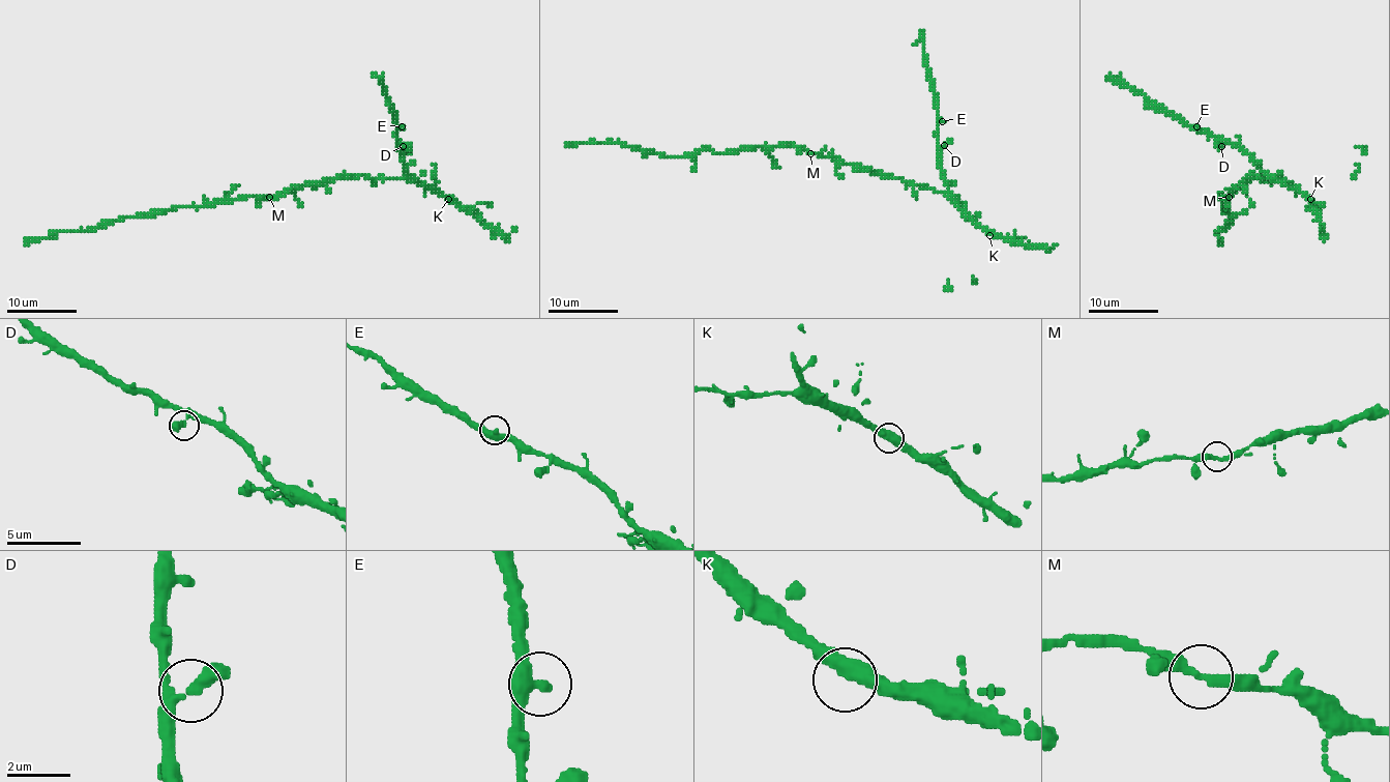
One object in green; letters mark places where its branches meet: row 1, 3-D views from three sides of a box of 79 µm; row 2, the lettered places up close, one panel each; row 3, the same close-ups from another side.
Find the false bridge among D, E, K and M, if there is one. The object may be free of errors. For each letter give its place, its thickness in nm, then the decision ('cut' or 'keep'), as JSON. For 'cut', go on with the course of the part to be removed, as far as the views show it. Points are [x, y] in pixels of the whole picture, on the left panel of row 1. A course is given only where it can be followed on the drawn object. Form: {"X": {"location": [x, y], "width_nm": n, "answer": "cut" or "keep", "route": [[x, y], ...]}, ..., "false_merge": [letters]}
{"D": {"location": [403, 146], "width_nm": 300, "answer": "keep"}, "E": {"location": [402, 126], "width_nm": 360, "answer": "keep"}, "K": {"location": [448, 199], "width_nm": 440, "answer": "keep"}, "M": {"location": [269, 197], "width_nm": 320, "answer": "keep"}, "false_merge": []}

